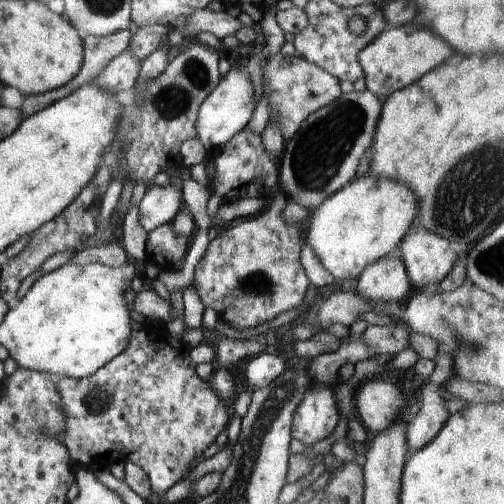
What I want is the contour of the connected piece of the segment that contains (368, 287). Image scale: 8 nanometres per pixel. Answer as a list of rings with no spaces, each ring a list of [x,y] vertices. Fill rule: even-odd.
[[[399,247],[390,250],[384,258],[368,264],[353,282],[358,295],[372,302],[396,302],[408,298],[413,288],[402,262]]]

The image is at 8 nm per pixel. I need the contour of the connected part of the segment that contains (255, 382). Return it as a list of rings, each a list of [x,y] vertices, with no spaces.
[[[258,353],[246,366],[244,376],[248,390],[256,388],[266,388],[272,380],[276,379],[284,372],[288,366],[282,358],[269,353]]]

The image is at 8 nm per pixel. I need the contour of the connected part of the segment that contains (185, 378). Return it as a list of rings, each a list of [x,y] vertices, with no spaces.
[[[148,326],[130,333],[128,348],[89,377],[63,377],[57,384],[66,414],[66,430],[60,440],[77,465],[109,469],[116,462],[133,462],[150,479],[153,497],[162,497],[176,482],[180,482],[193,460],[196,460],[216,442],[230,420],[225,403],[214,394],[208,382],[196,373],[195,363],[179,334],[171,331],[157,336]]]

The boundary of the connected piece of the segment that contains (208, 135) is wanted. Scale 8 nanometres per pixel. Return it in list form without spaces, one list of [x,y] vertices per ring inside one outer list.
[[[232,65],[228,73],[221,78],[218,86],[210,92],[198,109],[197,138],[205,150],[215,150],[224,146],[226,142],[230,142],[242,128],[247,126],[254,114],[255,106],[254,87],[250,77],[239,66]]]

